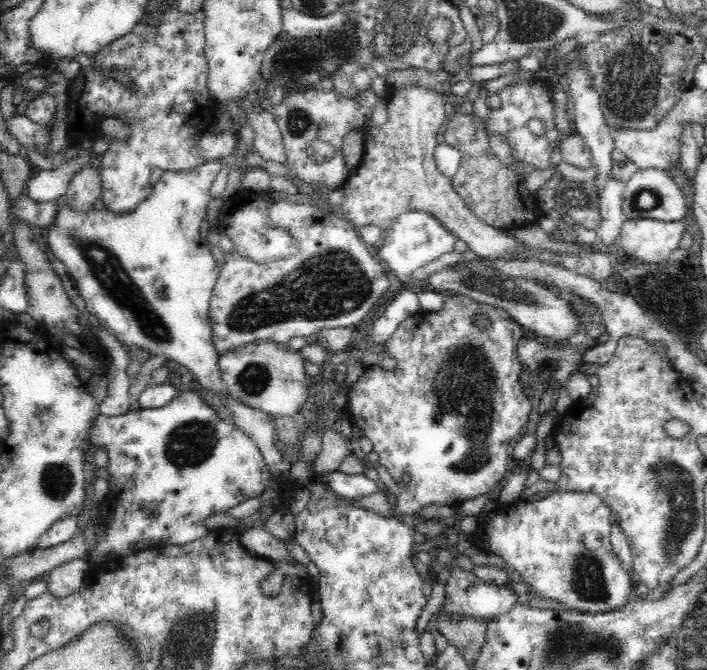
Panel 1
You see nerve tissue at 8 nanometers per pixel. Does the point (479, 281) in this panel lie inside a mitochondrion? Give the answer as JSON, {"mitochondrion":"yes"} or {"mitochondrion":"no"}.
{"mitochondrion":"yes"}

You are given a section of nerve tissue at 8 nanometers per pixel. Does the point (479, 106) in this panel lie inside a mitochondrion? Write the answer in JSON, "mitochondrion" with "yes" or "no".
{"mitochondrion":"no"}

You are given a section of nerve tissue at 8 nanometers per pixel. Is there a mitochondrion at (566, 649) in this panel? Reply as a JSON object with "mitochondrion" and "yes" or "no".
{"mitochondrion":"yes"}

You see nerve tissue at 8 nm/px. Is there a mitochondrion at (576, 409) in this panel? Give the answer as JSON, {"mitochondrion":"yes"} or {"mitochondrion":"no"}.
{"mitochondrion":"no"}

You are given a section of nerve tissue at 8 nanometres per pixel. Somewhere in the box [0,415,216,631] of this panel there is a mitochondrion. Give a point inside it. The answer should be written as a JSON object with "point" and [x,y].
{"point":[57,480]}

